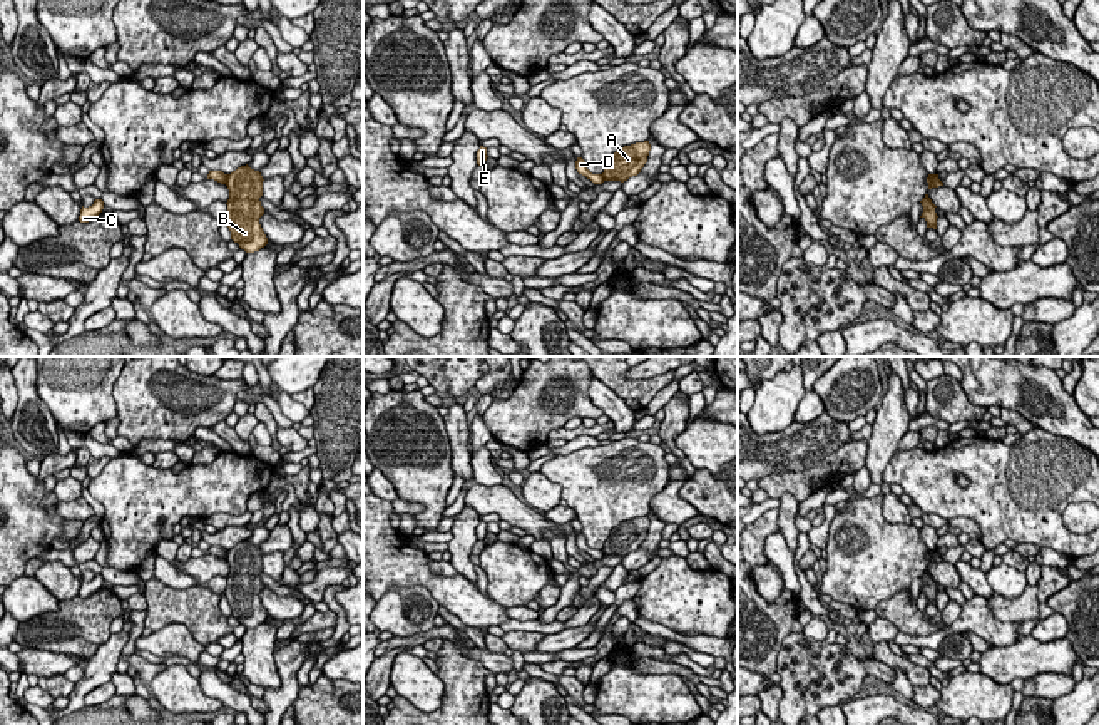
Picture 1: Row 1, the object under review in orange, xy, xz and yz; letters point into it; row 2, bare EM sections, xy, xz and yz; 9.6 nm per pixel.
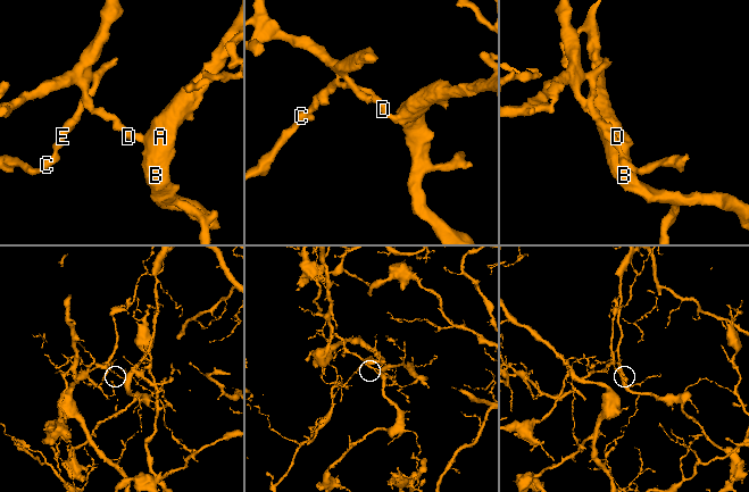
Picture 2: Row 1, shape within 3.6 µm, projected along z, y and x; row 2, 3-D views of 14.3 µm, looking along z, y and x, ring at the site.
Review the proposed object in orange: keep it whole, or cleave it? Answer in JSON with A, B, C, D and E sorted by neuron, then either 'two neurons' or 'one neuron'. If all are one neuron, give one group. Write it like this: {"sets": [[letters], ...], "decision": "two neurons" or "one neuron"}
{"sets": [["A", "B"], ["C", "D", "E"]], "decision": "two neurons"}

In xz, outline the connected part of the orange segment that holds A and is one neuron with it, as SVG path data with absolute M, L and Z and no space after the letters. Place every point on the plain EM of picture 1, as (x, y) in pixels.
M649 516L636 517L617 524L607 541L604 542L604 556L627 556L632 551L637 551L651 526Z

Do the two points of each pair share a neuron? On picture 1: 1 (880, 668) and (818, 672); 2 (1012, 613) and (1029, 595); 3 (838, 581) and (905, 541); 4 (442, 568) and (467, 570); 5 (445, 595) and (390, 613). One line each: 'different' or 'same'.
1: same
2: same
3: same
4: different
5: different

